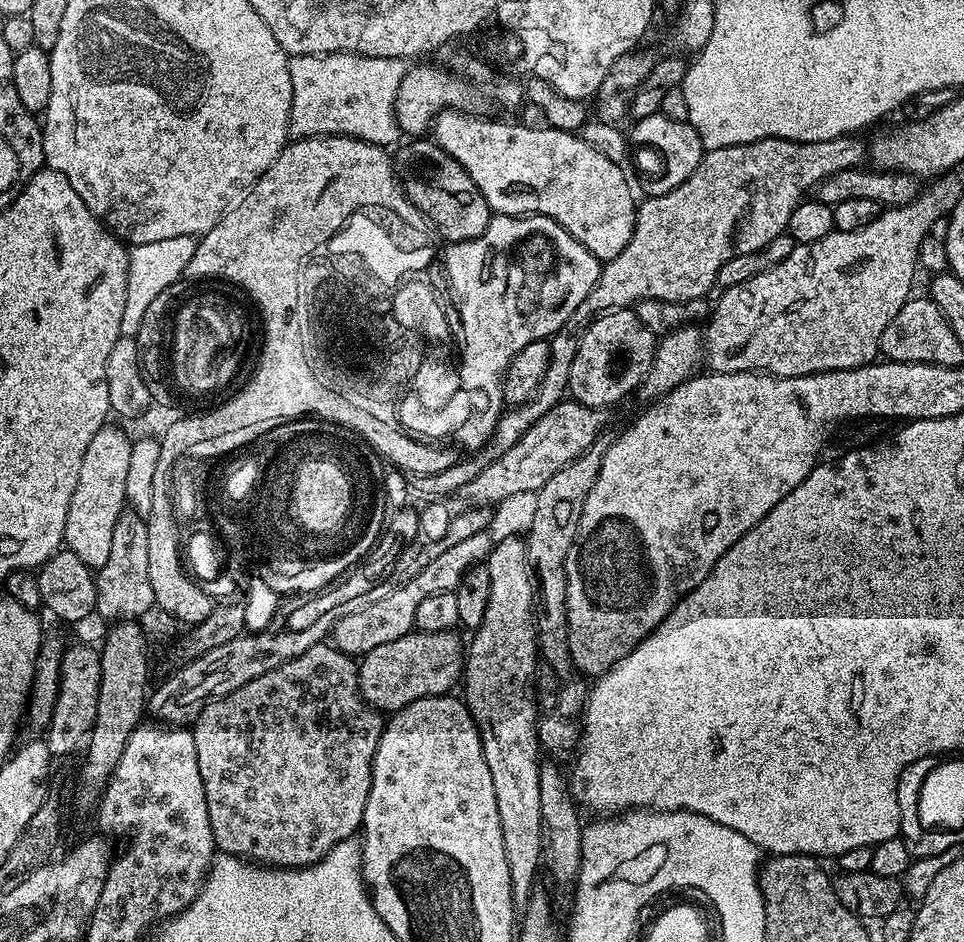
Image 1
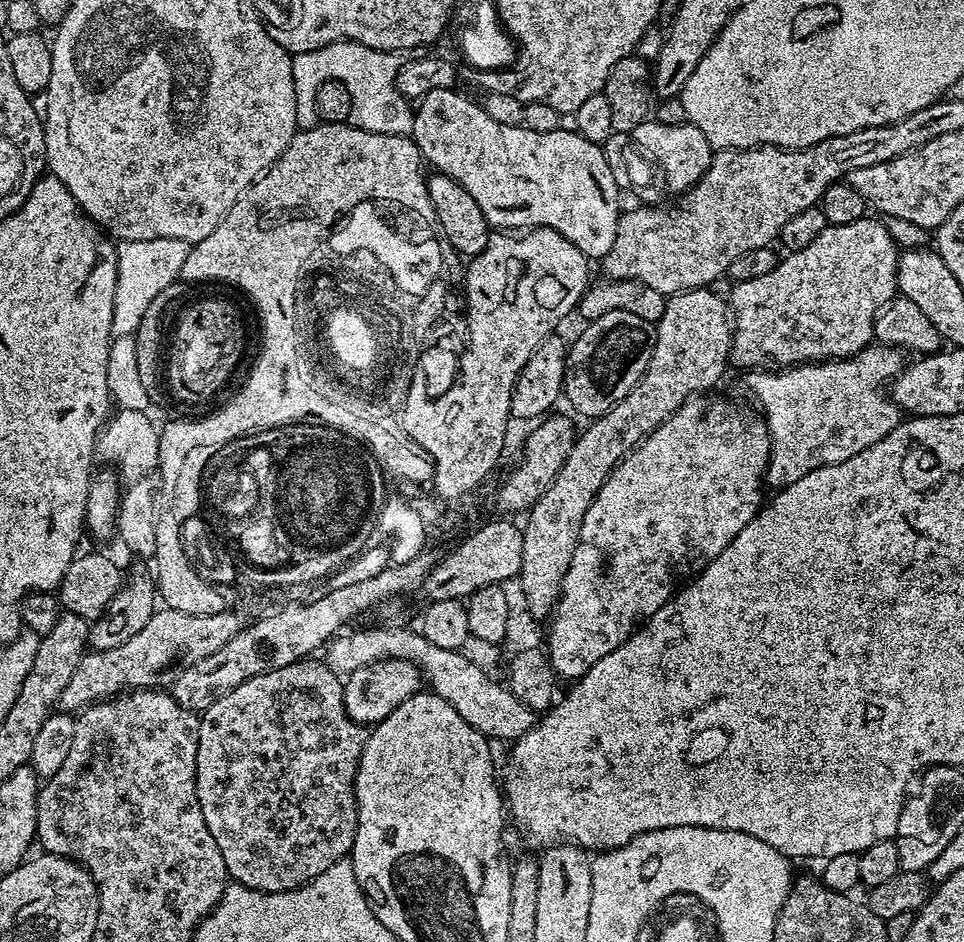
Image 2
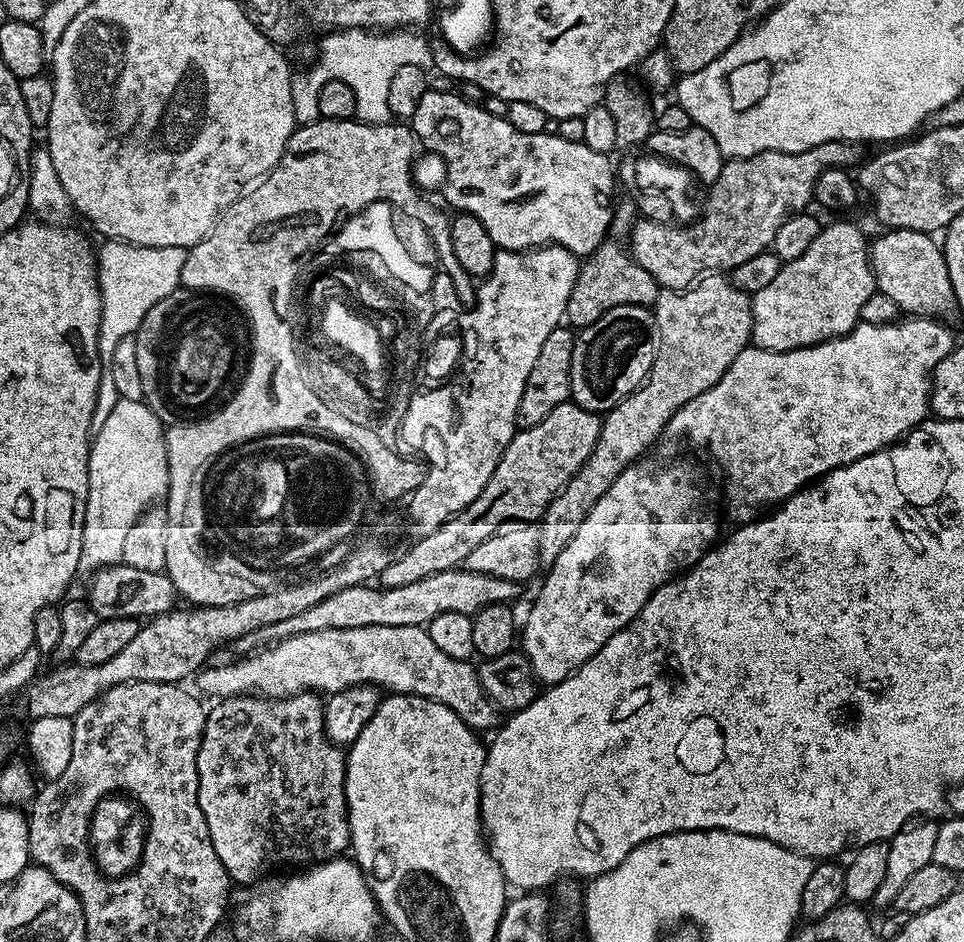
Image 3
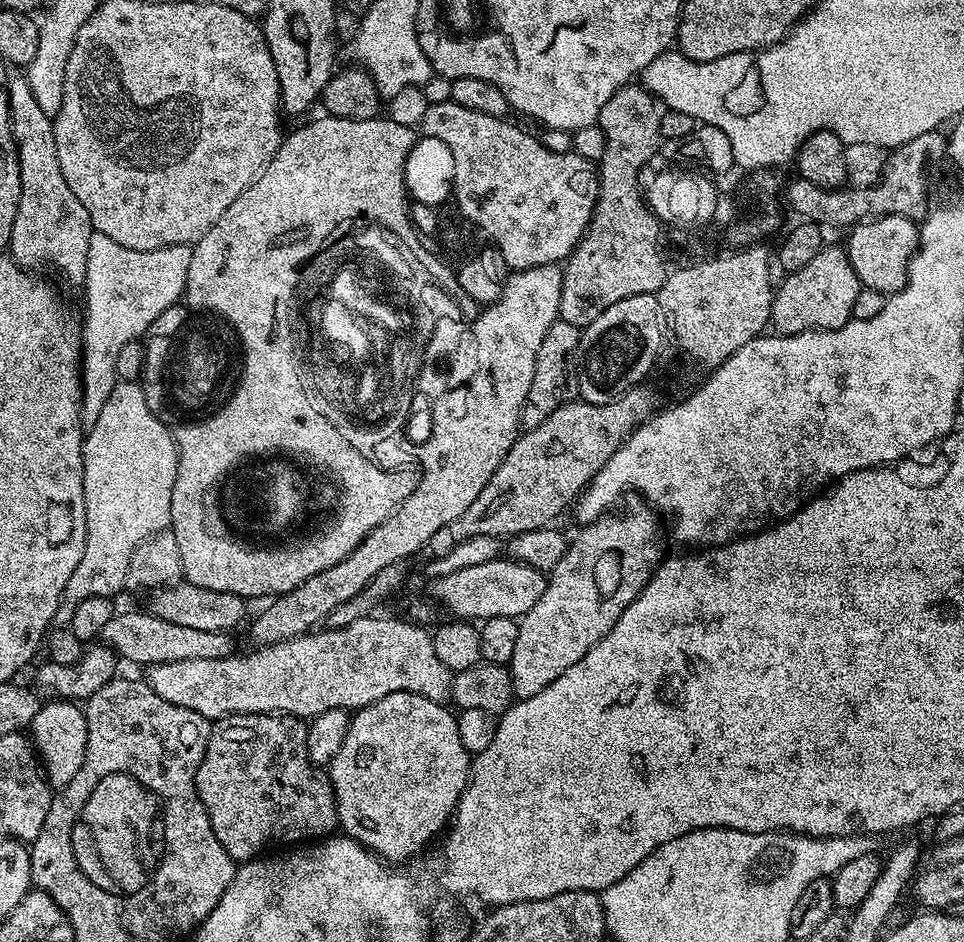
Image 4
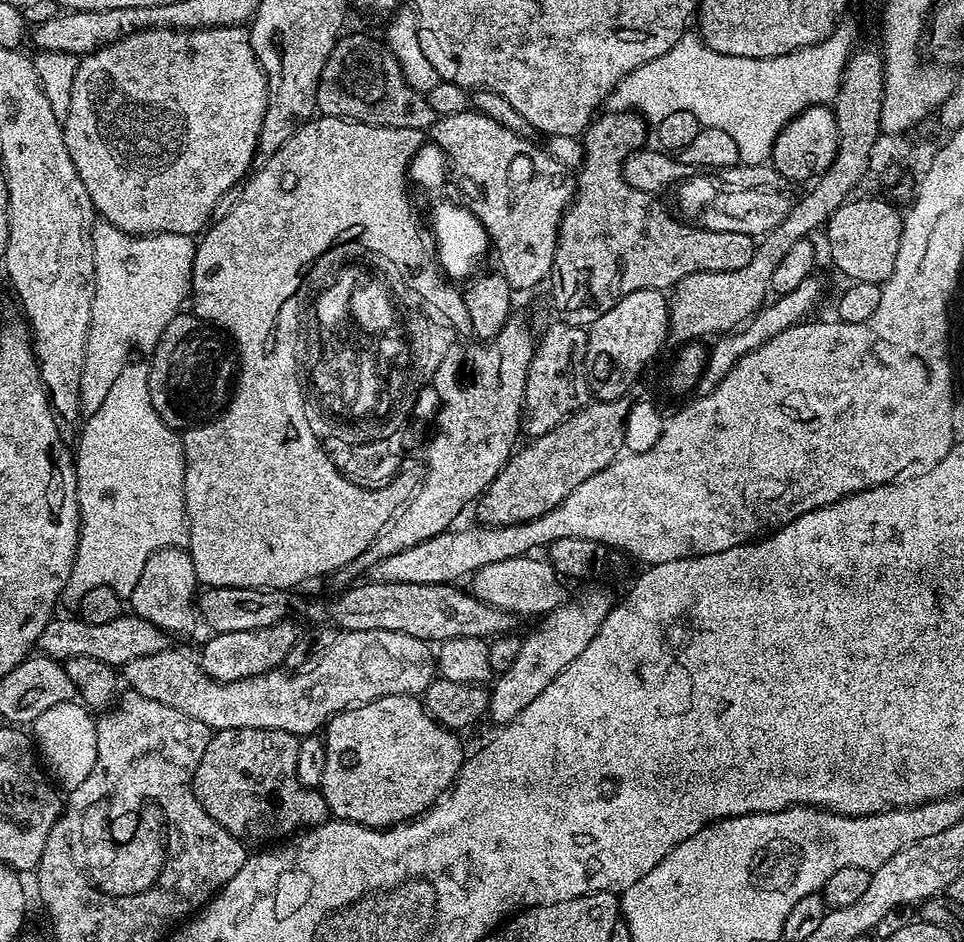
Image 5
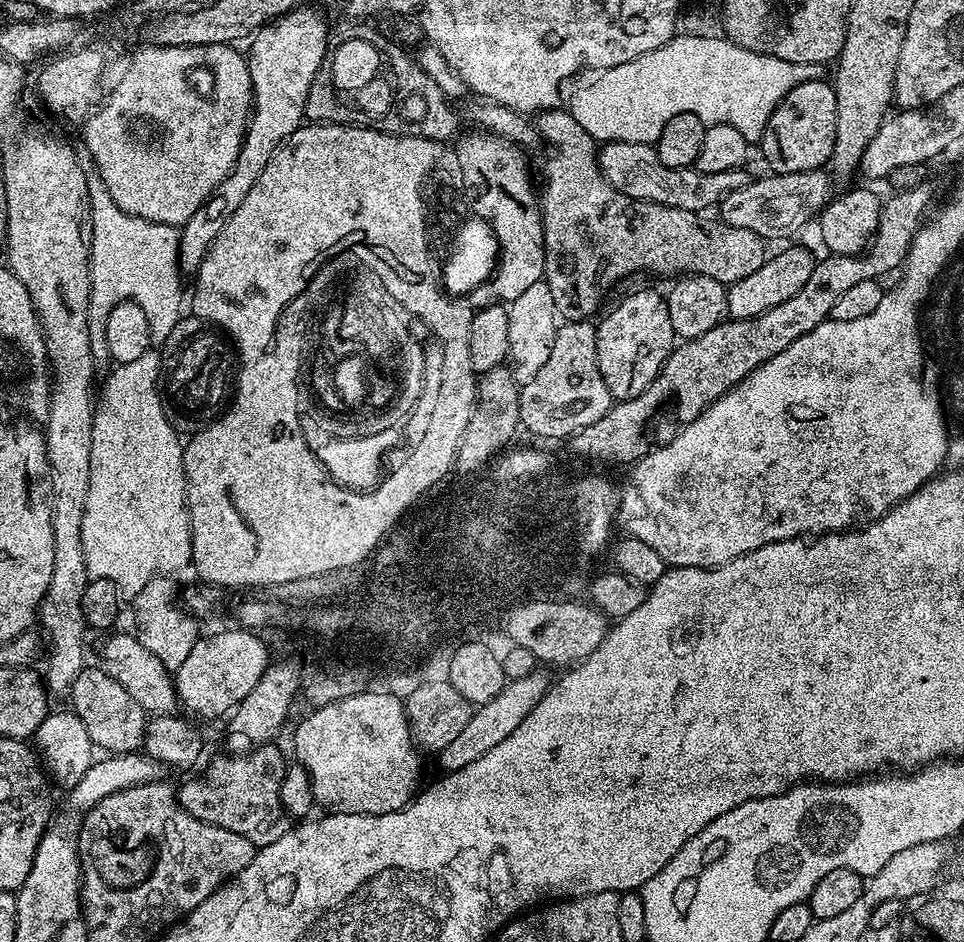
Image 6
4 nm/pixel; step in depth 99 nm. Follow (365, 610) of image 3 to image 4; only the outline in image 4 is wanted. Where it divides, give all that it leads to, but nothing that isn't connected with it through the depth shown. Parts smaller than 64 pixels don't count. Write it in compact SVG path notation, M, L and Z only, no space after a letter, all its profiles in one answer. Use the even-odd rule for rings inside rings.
M497 558L478 566L454 570L454 574L435 577L431 583L431 599L437 605L445 604L453 617L483 622L490 618L519 618L526 615L530 606L542 598L542 590L546 590L548 585L548 576L529 564L520 564L511 558ZM119 611L112 616L101 632L103 643L115 649L117 655L136 664L151 666L170 661L194 661L195 659L226 658L237 651L235 635L218 630L191 629L190 626L175 625L166 619L158 618L151 611Z

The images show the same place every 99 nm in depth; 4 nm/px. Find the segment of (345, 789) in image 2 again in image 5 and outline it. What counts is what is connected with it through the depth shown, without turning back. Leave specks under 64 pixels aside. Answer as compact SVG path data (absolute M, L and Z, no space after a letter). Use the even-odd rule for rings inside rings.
M221 728L198 762L192 789L206 814L234 838L280 842L329 819L324 793L302 786L296 777L299 739L273 728Z

